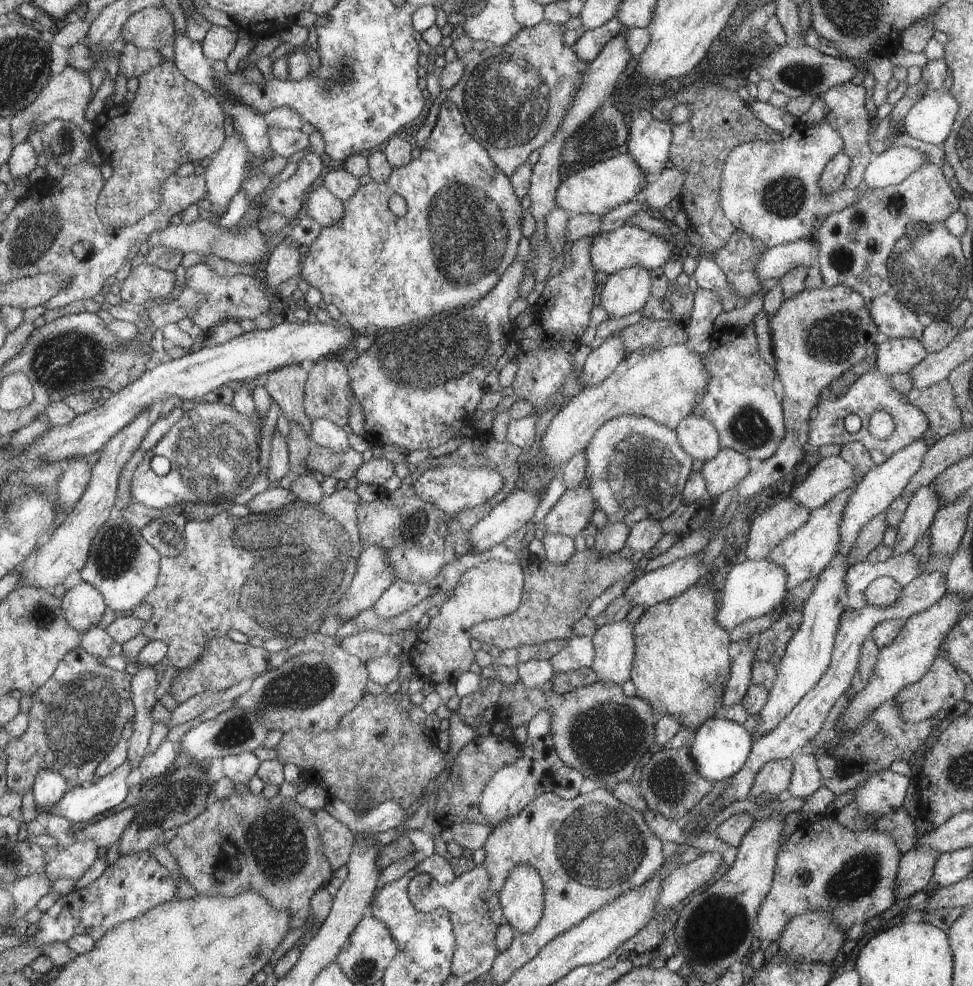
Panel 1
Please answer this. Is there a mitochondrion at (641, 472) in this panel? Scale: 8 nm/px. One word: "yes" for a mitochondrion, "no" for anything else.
yes

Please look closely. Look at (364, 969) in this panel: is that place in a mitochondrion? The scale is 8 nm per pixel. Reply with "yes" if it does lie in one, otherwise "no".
yes

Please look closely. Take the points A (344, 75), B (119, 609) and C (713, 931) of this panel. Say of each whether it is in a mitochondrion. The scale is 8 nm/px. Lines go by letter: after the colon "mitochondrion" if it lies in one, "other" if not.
A: mitochondrion
B: other
C: mitochondrion

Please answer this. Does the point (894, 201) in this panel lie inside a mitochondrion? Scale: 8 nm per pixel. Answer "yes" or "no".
yes

